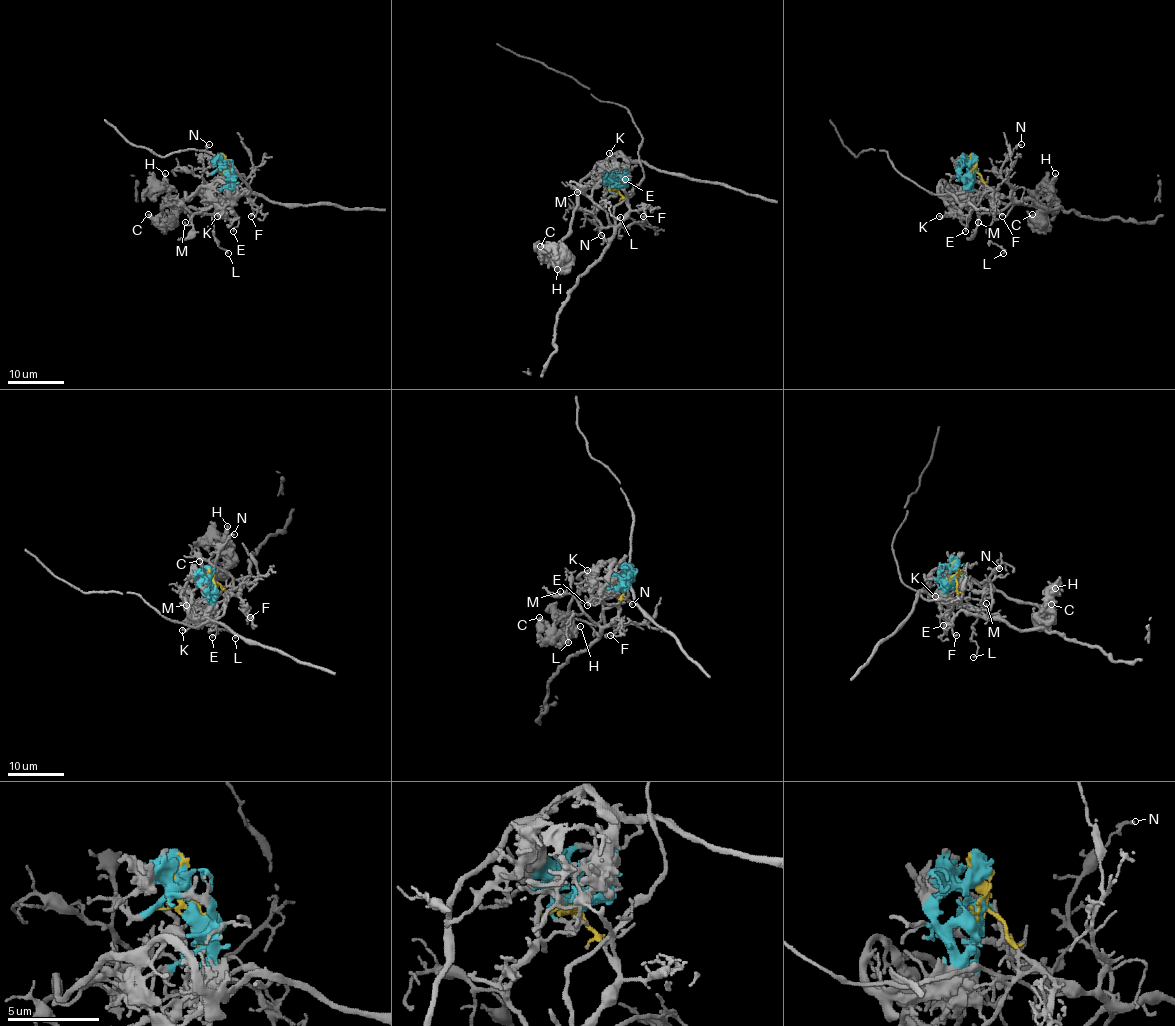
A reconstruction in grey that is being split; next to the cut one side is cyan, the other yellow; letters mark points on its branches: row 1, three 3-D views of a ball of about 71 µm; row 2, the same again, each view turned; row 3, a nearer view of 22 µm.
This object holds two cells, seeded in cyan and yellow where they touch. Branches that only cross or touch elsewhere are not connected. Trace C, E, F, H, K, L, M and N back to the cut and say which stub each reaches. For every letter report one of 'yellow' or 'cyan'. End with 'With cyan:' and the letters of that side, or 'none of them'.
C: cyan
E: yellow
F: yellow
H: cyan
K: cyan
L: yellow
M: yellow
N: yellow
With cyan: C, H, K

